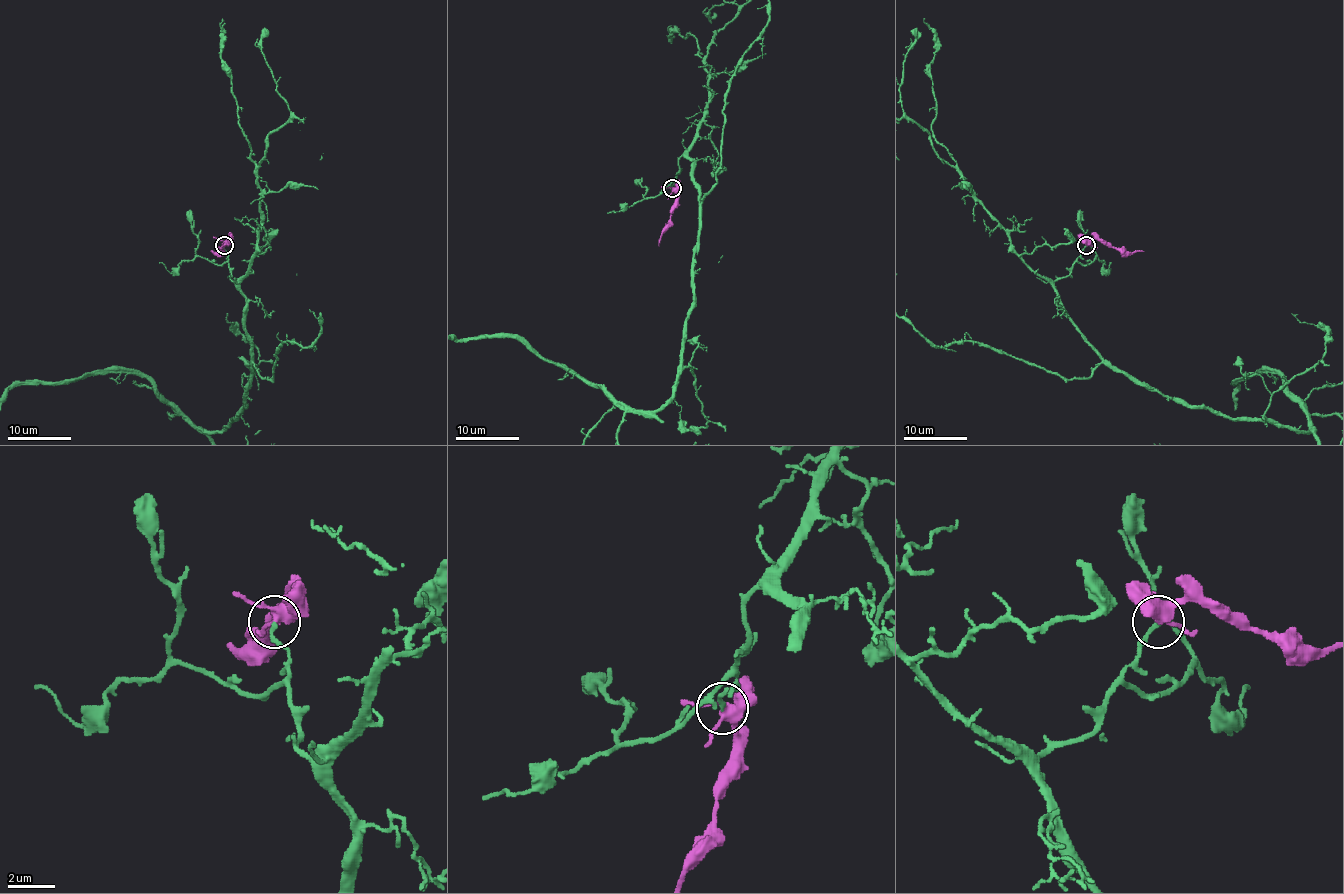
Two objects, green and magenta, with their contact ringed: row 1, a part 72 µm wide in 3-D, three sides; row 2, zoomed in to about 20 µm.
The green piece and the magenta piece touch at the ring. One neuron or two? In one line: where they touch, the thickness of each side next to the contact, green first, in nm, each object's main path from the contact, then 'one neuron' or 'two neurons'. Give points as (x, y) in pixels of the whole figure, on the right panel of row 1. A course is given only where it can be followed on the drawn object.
(1086, 245) | 170/360 nm | magenta via (1086, 245), (1102, 239), (1127, 251), (1143, 251) | one neuron

